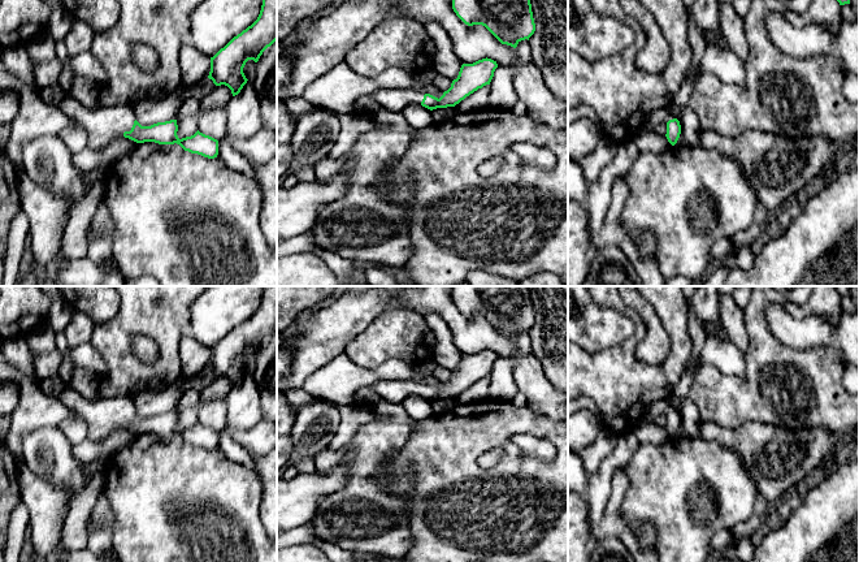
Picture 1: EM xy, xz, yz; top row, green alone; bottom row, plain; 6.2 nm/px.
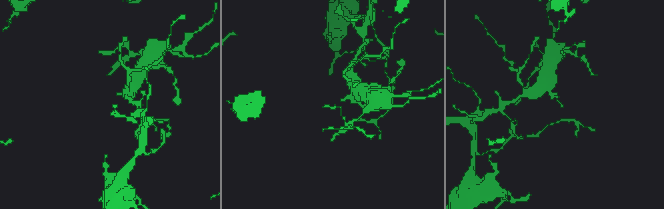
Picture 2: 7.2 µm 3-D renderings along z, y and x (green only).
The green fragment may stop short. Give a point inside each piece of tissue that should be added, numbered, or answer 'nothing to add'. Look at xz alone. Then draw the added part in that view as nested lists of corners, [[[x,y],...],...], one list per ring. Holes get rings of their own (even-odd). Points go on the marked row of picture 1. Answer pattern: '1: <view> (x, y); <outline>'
1: xz (394, 99); [[[382,88],[370,94],[379,107],[402,112],[409,104],[421,104],[425,92],[418,88]]]

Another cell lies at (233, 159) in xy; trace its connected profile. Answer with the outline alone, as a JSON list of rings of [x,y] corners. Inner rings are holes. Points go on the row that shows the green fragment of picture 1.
[[[227,137],[218,140],[218,155],[230,169],[251,177],[257,183],[257,178],[251,163],[240,152],[233,148],[227,140]]]

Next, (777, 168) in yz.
[[[749,130],[737,137],[725,137],[715,131],[700,131],[699,146],[713,148],[736,160],[745,174],[747,183],[754,190],[759,203],[775,215],[786,203],[794,200],[802,189],[811,189],[816,183],[832,157],[834,144],[821,135],[790,139],[765,131]]]

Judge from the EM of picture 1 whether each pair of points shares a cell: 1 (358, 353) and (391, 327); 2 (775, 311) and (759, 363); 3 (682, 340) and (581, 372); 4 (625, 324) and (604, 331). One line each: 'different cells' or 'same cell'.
1: same cell
2: different cells
3: same cell
4: same cell

